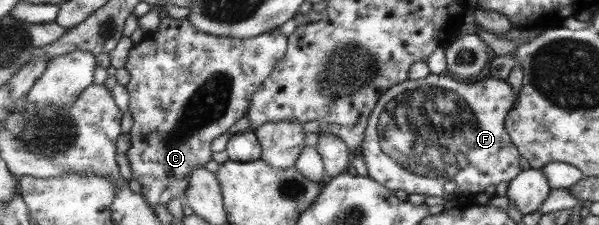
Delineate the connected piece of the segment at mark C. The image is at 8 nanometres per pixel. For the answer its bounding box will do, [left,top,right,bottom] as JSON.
[125,16,289,209]

